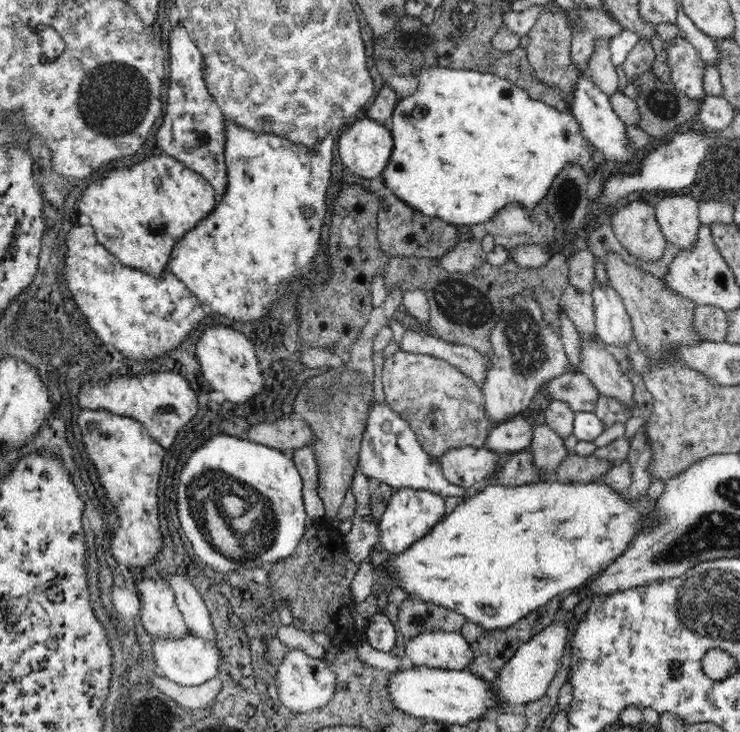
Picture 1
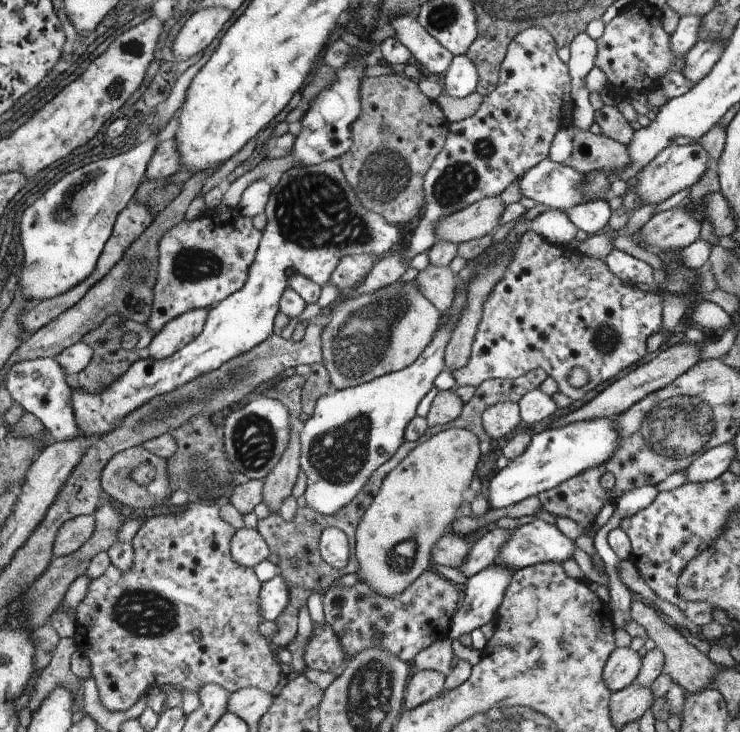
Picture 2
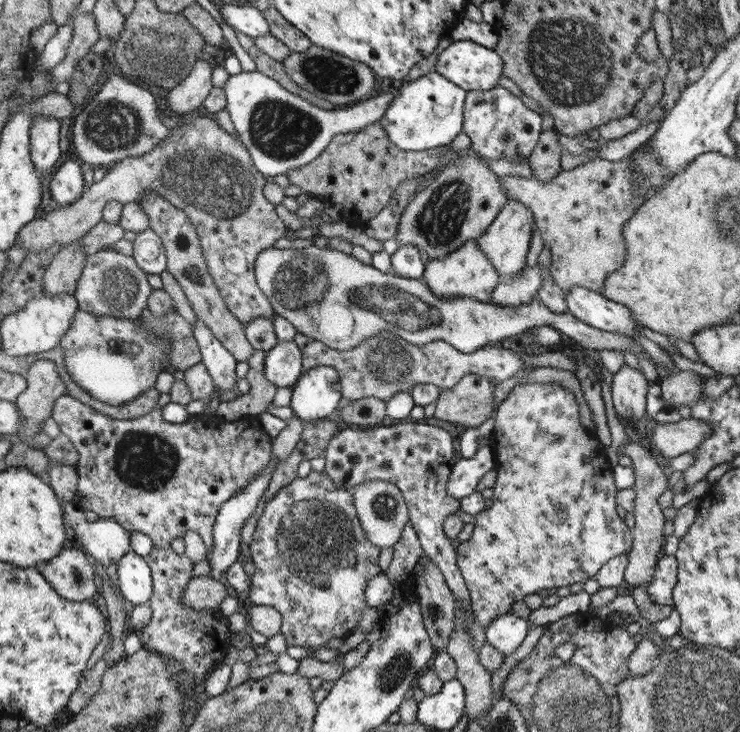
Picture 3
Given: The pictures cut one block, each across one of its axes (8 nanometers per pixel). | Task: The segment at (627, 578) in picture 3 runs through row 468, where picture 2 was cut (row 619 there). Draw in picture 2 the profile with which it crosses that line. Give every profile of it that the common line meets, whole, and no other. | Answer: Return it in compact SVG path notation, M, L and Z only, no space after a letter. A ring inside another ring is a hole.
M633 600L633 602L629 604L629 618L631 618L635 624L639 624L639 626L645 630L647 638L655 642L655 648L663 652L663 660L665 660L665 662L663 662L663 674L667 674L667 676L673 680L675 686L683 688L683 692L689 692L689 694L695 694L695 692L699 692L699 690L703 690L703 688L713 686L713 676L721 670L721 666L717 666L715 662L711 662L711 660L709 660L705 654L701 654L695 646L691 646L691 644L679 634L677 628L667 626L667 624L659 618L659 614L655 614L655 608L653 608L653 606L649 606L649 604L645 604L645 602Z

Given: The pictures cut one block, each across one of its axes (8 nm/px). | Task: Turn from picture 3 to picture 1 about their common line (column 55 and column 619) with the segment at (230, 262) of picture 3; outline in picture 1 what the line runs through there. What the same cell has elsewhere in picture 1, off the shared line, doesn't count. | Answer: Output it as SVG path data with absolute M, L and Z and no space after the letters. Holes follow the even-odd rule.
M630 202L612 214L610 222L616 238L640 260L658 260L666 252L666 236L656 222L656 210L646 202Z

